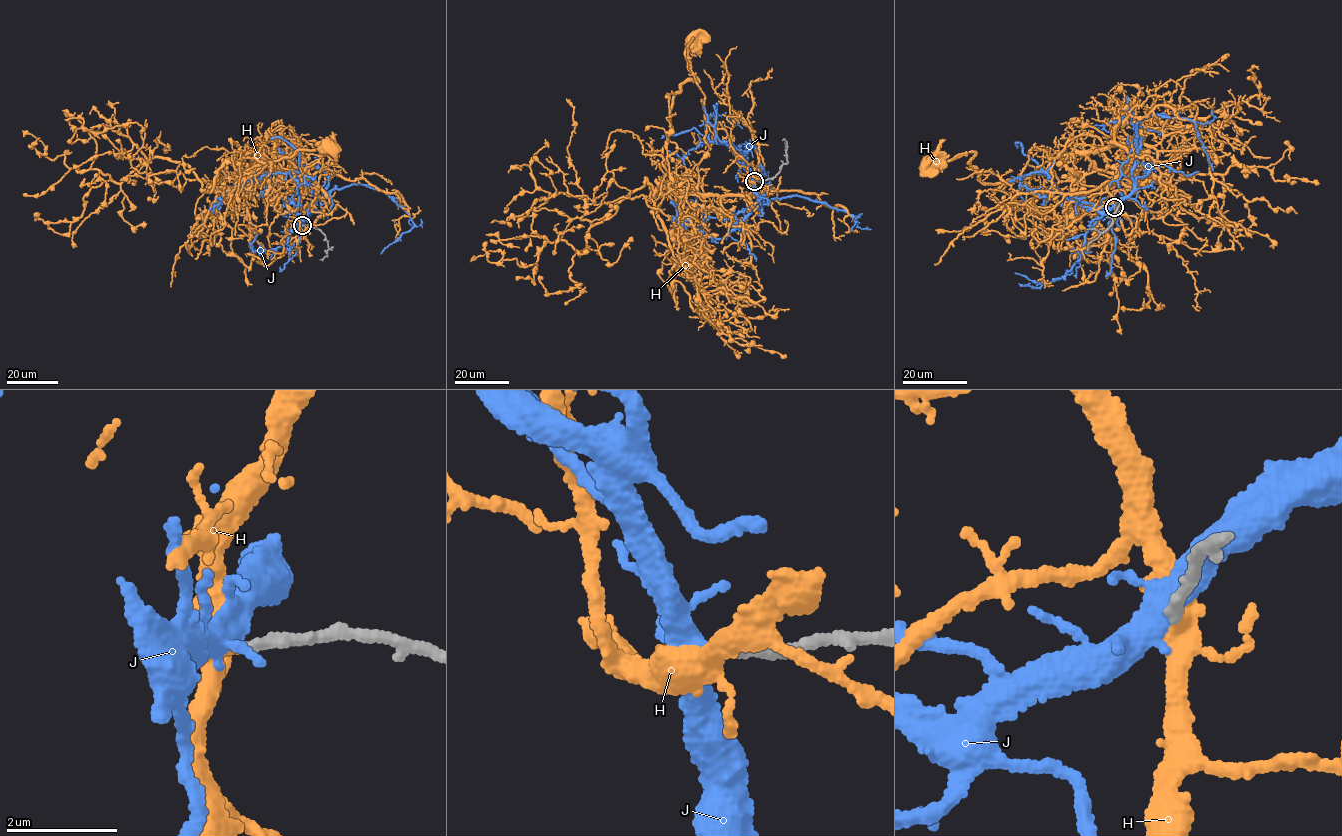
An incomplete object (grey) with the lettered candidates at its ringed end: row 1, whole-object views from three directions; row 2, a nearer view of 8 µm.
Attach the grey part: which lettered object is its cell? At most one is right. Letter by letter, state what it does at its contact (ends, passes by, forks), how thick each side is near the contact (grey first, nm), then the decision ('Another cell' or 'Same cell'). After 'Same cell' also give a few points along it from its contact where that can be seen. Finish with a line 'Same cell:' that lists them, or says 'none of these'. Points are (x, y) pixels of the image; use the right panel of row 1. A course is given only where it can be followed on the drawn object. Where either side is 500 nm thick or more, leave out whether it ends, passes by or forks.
H: It forks there. Thickness 190 nm (grey) against 360 nm. Same cell. Its course: (1114, 206), (1108, 187), (1128, 155), (1115, 142), (994, 183), (981, 181), (971, 166), (975, 152), (929, 165)
J: It forks there. Thickness 200 nm (grey) against 380 nm. Another cell
Same cell: H

